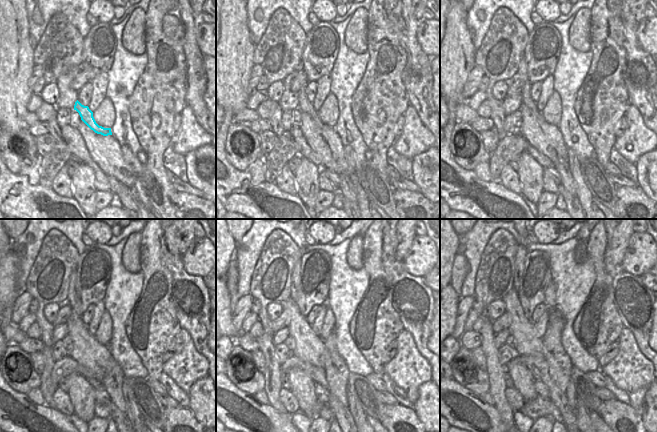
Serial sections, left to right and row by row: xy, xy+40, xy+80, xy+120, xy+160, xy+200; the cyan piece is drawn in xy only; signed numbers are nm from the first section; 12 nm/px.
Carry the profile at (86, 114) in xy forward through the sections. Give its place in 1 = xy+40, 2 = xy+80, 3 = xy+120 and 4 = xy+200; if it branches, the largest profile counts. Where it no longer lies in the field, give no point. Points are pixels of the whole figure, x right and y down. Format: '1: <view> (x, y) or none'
1: xy+40 (305, 105)
2: xy+80 (521, 74)
3: xy+120 (72, 299)
4: xy+200 (519, 264)

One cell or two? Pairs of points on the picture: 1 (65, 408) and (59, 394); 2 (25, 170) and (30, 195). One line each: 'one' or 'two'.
1: one
2: two

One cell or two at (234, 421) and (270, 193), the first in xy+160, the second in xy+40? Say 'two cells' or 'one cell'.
one cell

